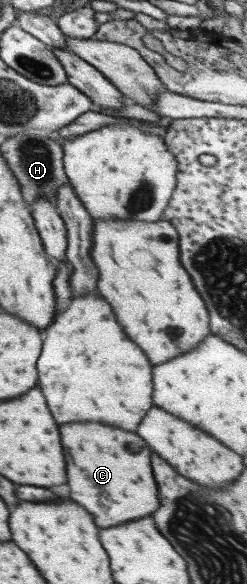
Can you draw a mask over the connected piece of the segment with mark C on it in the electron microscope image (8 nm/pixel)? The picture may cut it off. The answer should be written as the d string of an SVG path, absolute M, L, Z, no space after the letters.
M69 423L59 427L65 453L69 499L79 503L97 527L115 527L155 513L157 487L149 467L149 447L133 433L99 423Z

